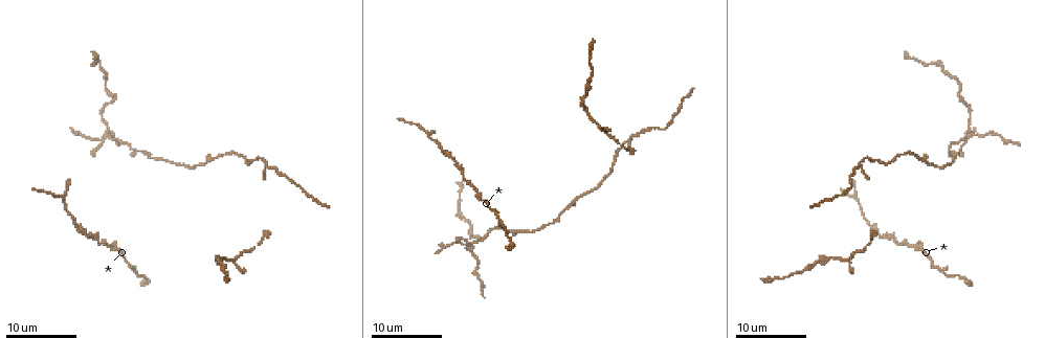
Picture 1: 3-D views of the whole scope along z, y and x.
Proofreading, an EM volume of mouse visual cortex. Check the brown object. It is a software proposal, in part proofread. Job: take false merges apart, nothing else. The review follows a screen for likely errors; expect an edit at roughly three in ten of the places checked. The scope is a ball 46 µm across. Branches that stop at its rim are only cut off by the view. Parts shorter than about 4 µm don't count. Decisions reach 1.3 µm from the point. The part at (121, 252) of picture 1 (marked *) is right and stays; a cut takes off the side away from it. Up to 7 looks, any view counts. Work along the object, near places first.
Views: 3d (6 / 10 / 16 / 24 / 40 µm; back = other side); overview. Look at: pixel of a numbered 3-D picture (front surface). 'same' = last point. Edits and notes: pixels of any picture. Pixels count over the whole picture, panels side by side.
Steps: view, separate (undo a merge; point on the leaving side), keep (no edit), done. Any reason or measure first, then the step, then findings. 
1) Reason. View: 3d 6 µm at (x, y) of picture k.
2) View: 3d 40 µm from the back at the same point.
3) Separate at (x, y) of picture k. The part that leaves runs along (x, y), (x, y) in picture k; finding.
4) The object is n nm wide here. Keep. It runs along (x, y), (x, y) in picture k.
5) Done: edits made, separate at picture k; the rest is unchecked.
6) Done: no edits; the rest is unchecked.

View: 3d 24 µm at (115, 242) of picture 1.

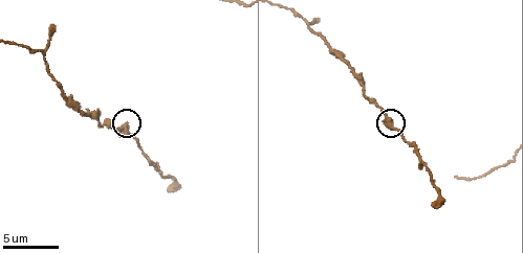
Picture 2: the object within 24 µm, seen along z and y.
Closer look. View: 3d 10 µm at (126, 123) of picture 2.

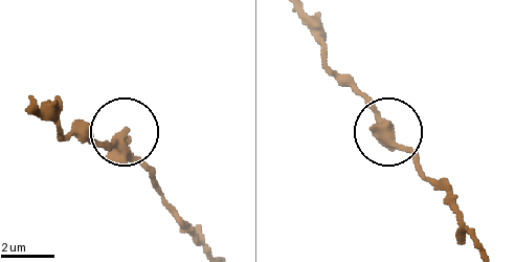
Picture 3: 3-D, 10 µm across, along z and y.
Keep. It runs along (146, 167), (120, 137), (83, 142) in picture 3; one neuron here.

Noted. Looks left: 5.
View: 3d 24 µm at (133, 150) of picture 1.

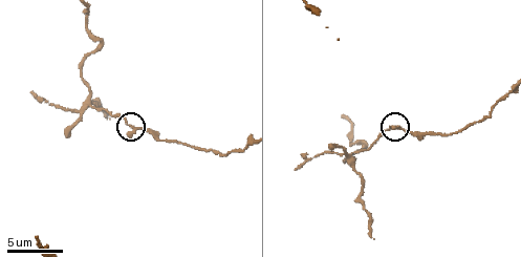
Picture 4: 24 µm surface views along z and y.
View: 3d 6 µm at (130, 126) of picture 4.

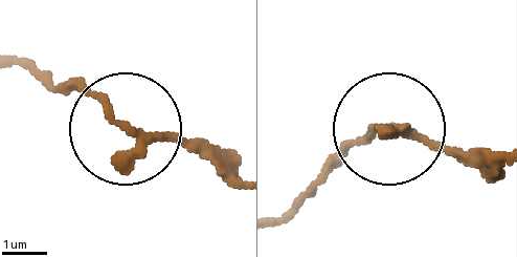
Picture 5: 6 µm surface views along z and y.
Keep. One neuron here.

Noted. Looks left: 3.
Looks like a crossing. View: 3d 10 µm at (87, 103) of picture 4.

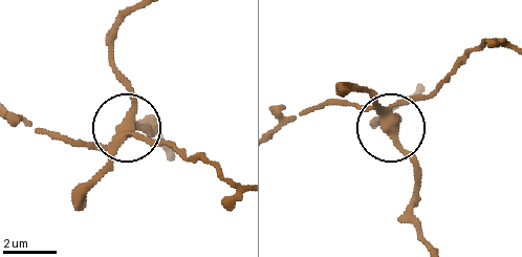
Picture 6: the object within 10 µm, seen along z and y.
Other side. View: 3d 10 µm from the back at (122, 131) of picture 6.

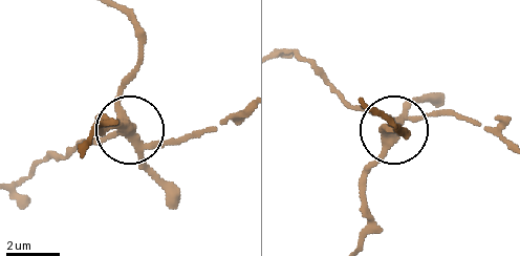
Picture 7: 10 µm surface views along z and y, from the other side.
The object is 330 nm wide here. Separate at (118, 100) of picture 7. The part that leaves runs along (133, 136), (120, 85), (137, 58), (141, 38), (127, 17) in picture 7; a second neuron is stuck on.

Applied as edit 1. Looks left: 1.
Done: edits made, separate at picture 7; the rest is unchecked.

